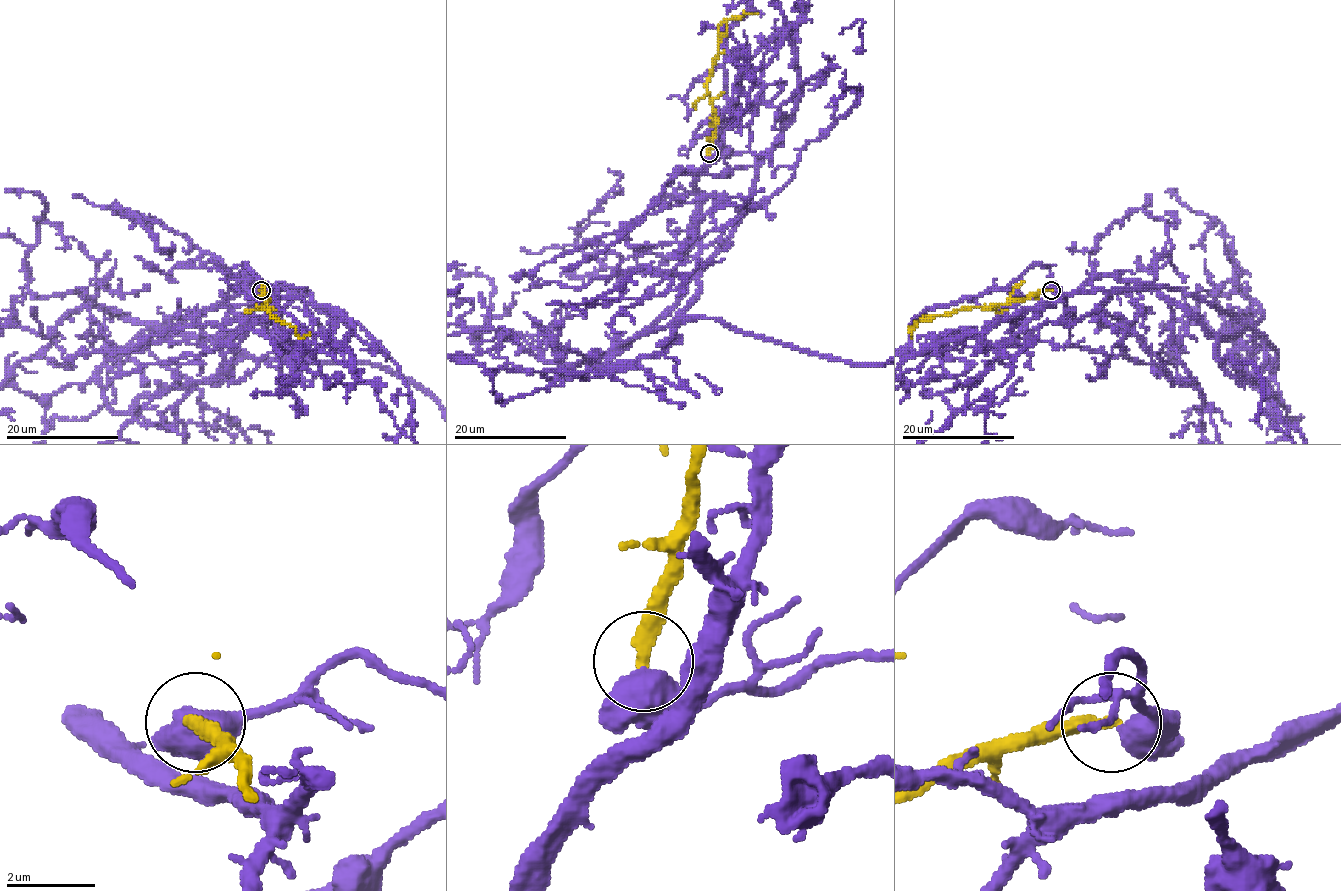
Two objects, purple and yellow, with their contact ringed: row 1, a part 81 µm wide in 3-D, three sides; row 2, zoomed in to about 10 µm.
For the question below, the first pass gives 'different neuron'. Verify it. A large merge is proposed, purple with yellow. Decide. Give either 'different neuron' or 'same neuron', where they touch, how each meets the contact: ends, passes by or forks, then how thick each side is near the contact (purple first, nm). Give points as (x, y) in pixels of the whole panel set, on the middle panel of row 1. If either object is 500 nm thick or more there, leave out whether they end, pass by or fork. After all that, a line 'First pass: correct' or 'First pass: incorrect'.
different neuron; place (709, 153); calibres 650 and 360 nm
First pass: correct

